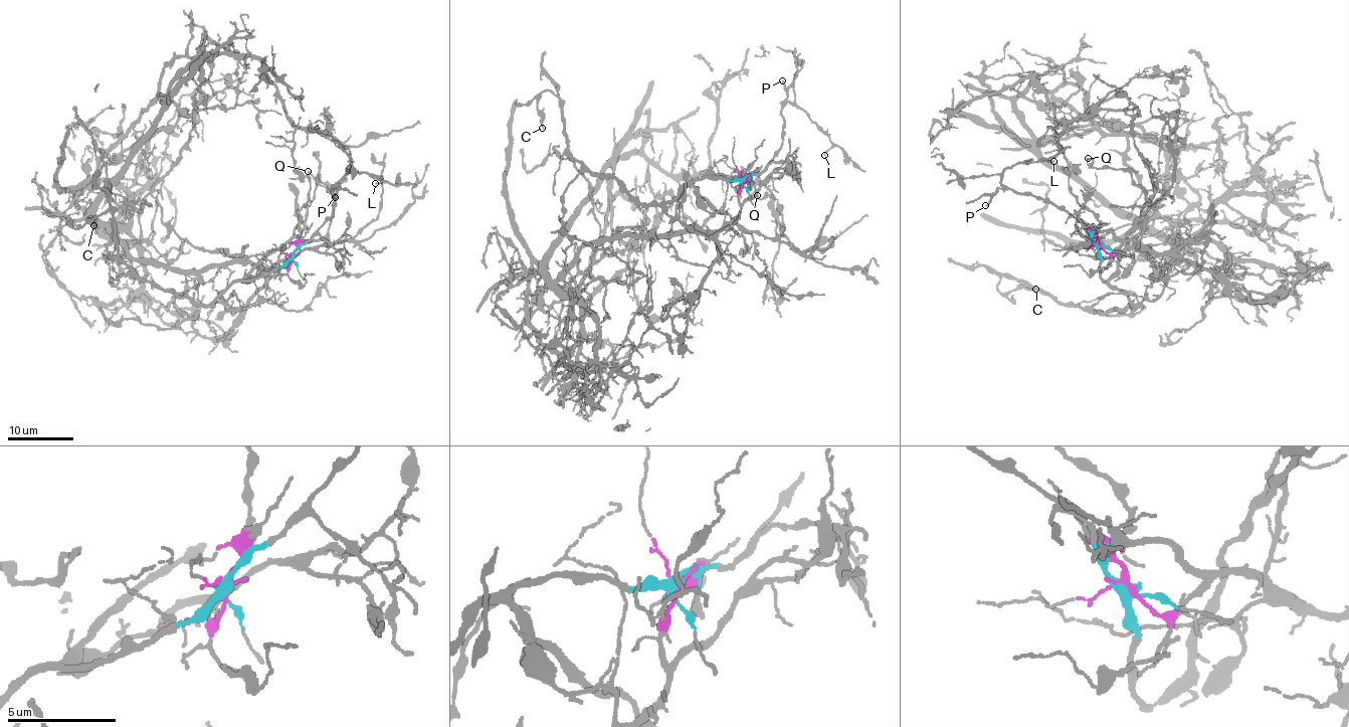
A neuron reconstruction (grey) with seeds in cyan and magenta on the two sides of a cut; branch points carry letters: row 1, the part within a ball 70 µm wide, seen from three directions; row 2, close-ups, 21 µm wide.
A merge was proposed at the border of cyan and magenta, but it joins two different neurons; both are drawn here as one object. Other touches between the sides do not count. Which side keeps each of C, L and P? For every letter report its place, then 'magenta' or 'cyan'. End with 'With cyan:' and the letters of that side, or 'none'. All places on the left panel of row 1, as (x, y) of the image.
C: (93, 225) | cyan
L: (375, 183) | cyan
P: (335, 197) | cyan
With cyan: C, L, P

